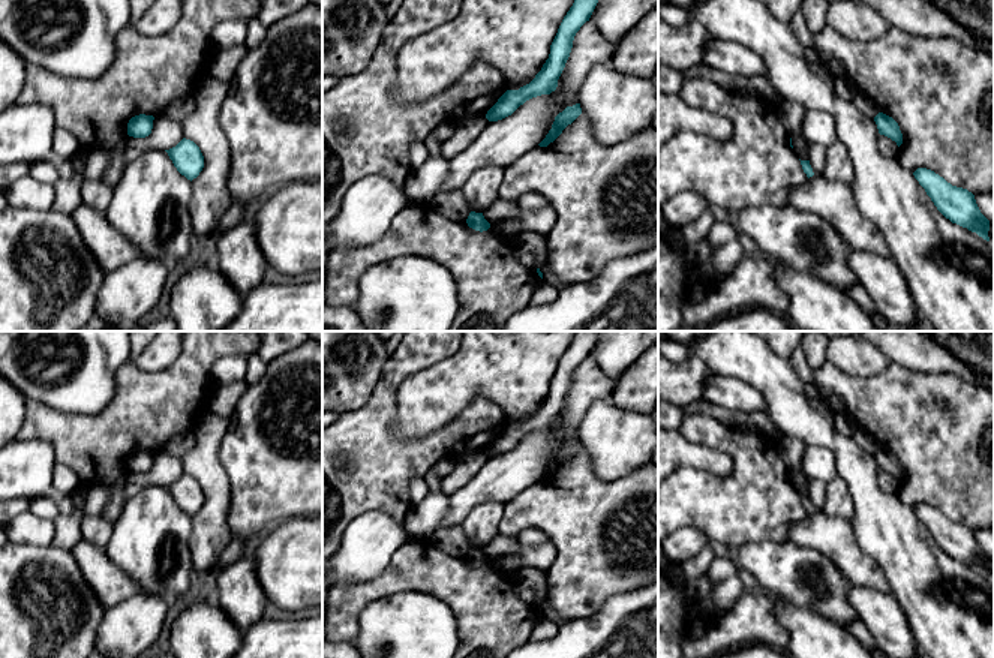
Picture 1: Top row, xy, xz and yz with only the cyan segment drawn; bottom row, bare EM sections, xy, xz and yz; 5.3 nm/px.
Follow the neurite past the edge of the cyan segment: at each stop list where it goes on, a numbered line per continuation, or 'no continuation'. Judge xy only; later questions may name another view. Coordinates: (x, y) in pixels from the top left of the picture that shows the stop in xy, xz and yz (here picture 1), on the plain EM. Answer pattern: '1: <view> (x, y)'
no continuation

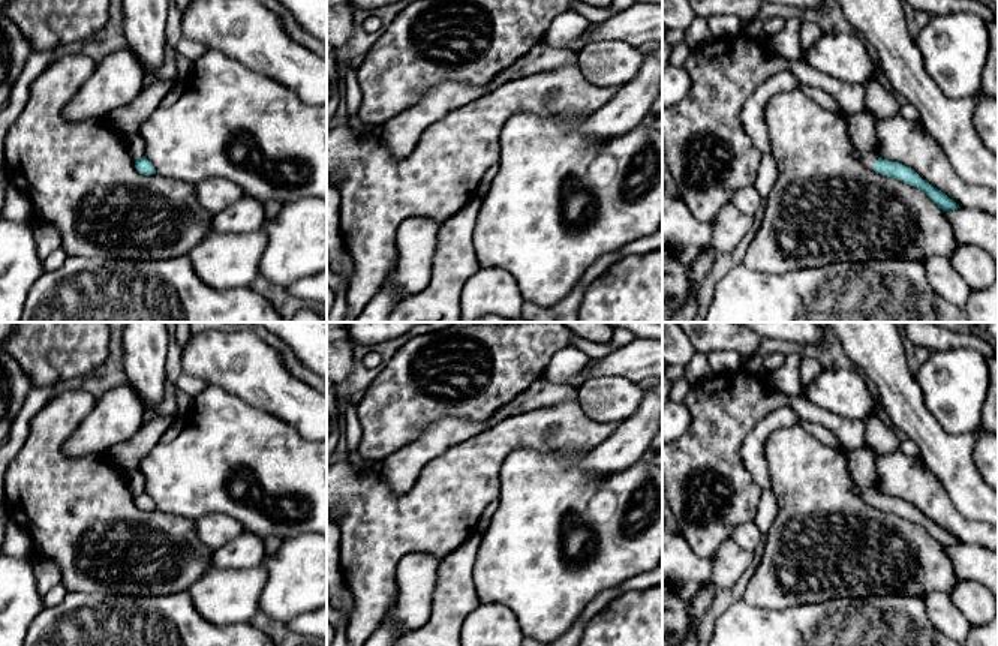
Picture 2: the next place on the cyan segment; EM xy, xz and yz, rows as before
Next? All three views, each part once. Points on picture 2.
1: yz (868, 495)

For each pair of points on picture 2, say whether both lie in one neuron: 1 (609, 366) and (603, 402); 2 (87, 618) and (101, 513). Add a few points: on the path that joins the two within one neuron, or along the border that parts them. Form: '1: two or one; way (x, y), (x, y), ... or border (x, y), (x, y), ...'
1: two; border (637, 381), (604, 373), (588, 376), (577, 387)
2: two; border (68, 591), (113, 592), (125, 597)

